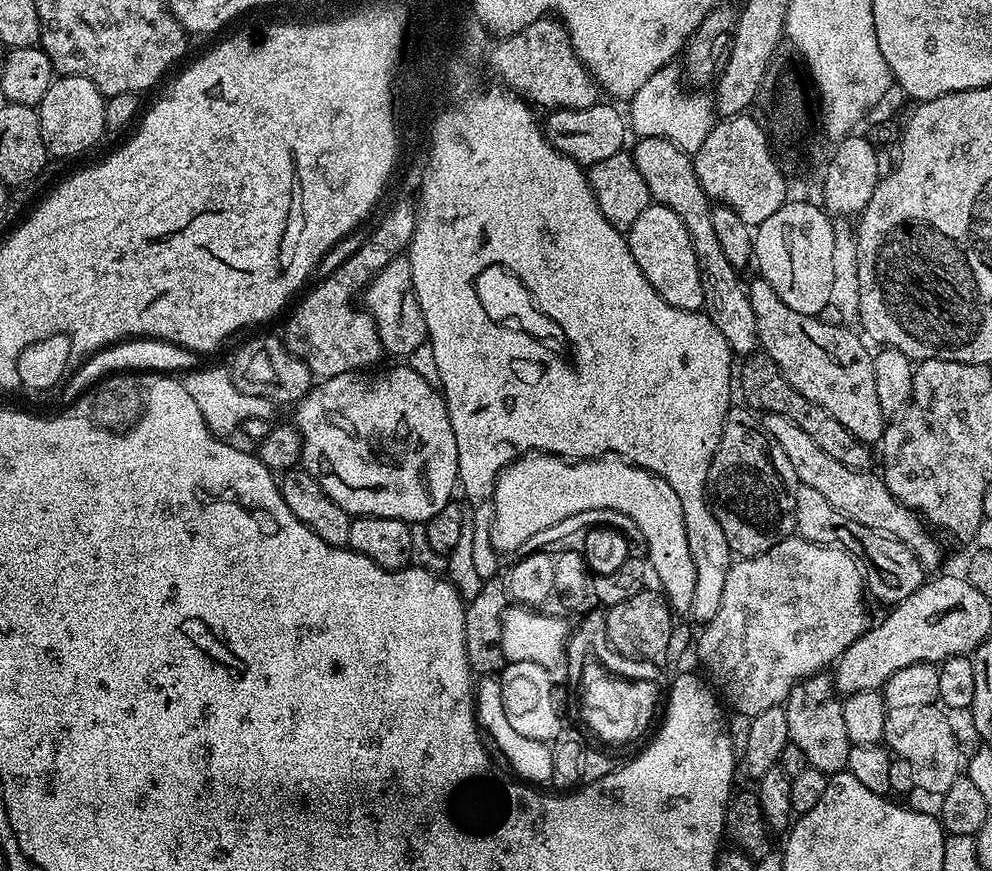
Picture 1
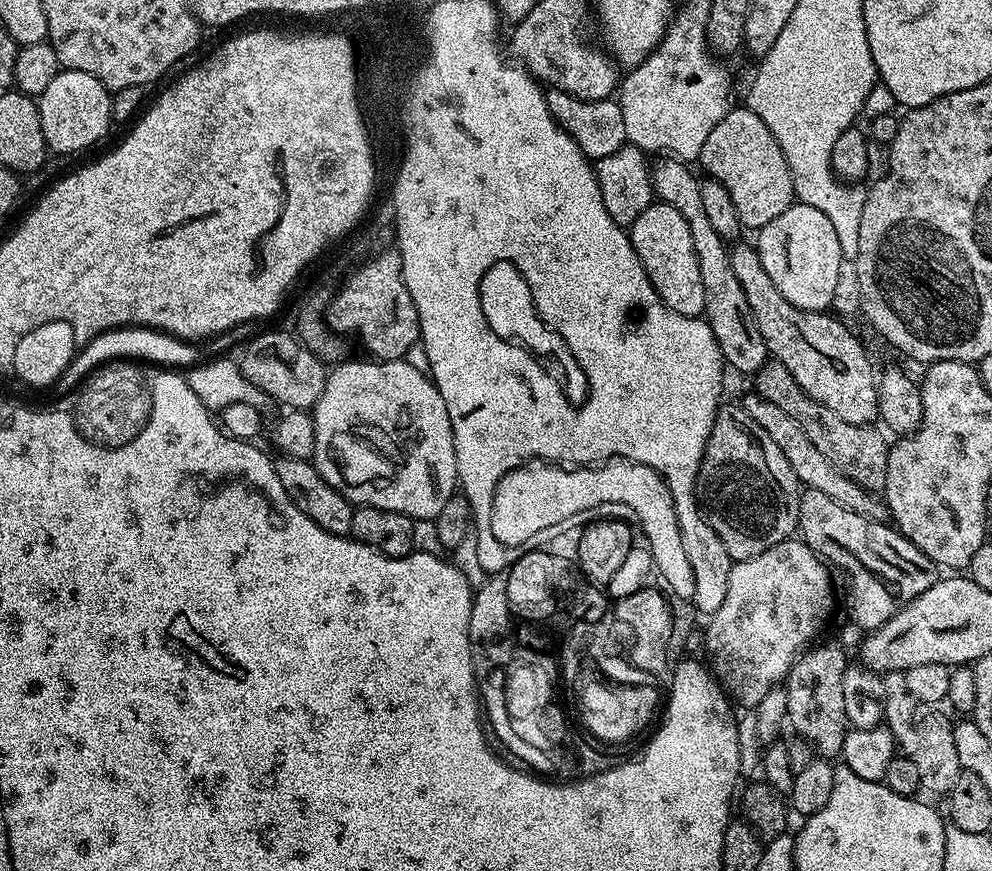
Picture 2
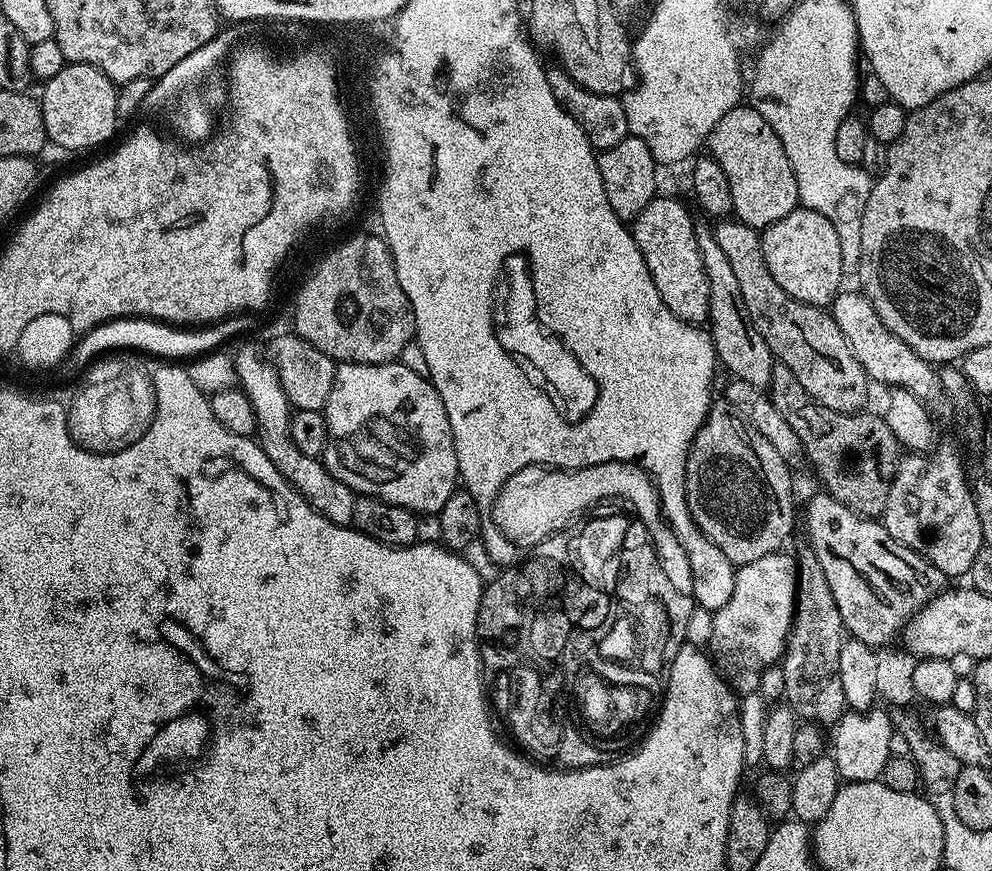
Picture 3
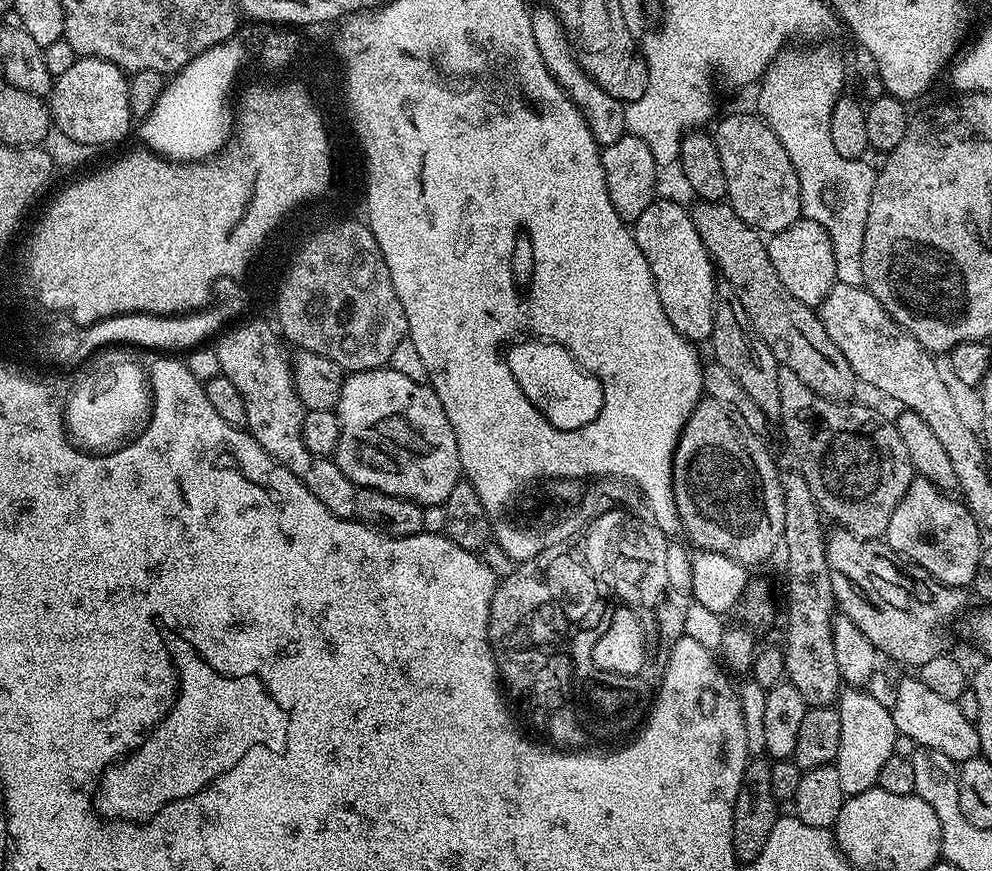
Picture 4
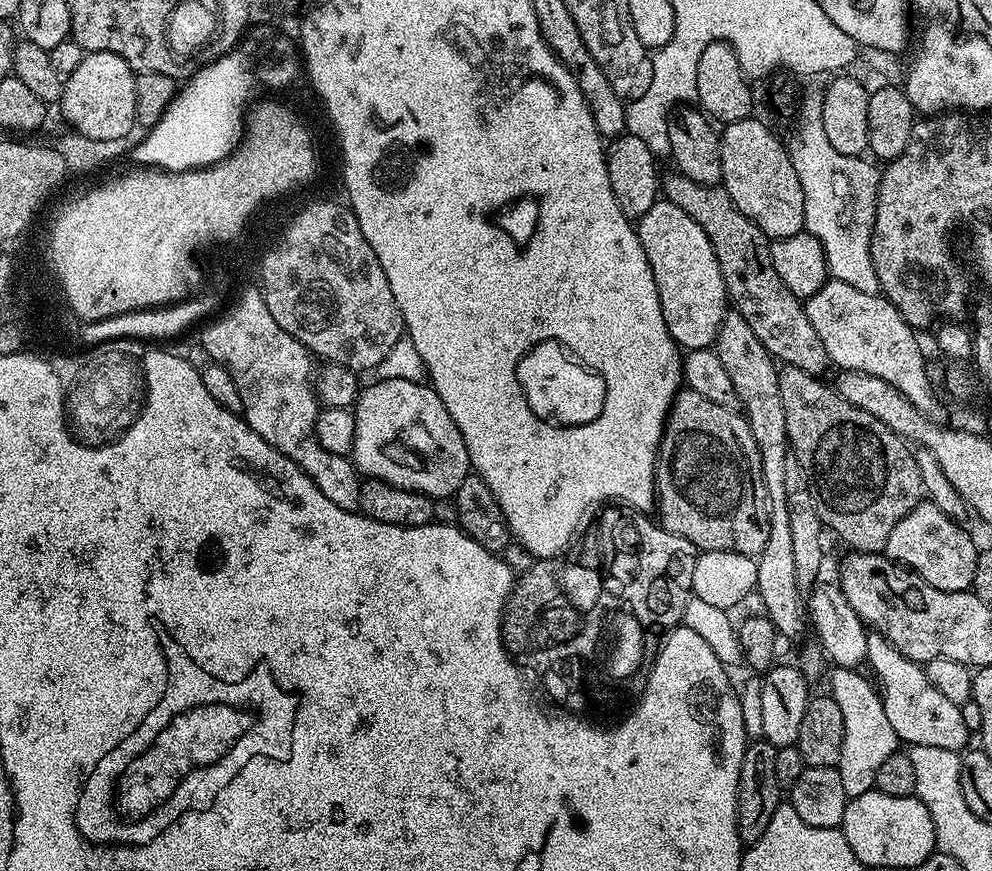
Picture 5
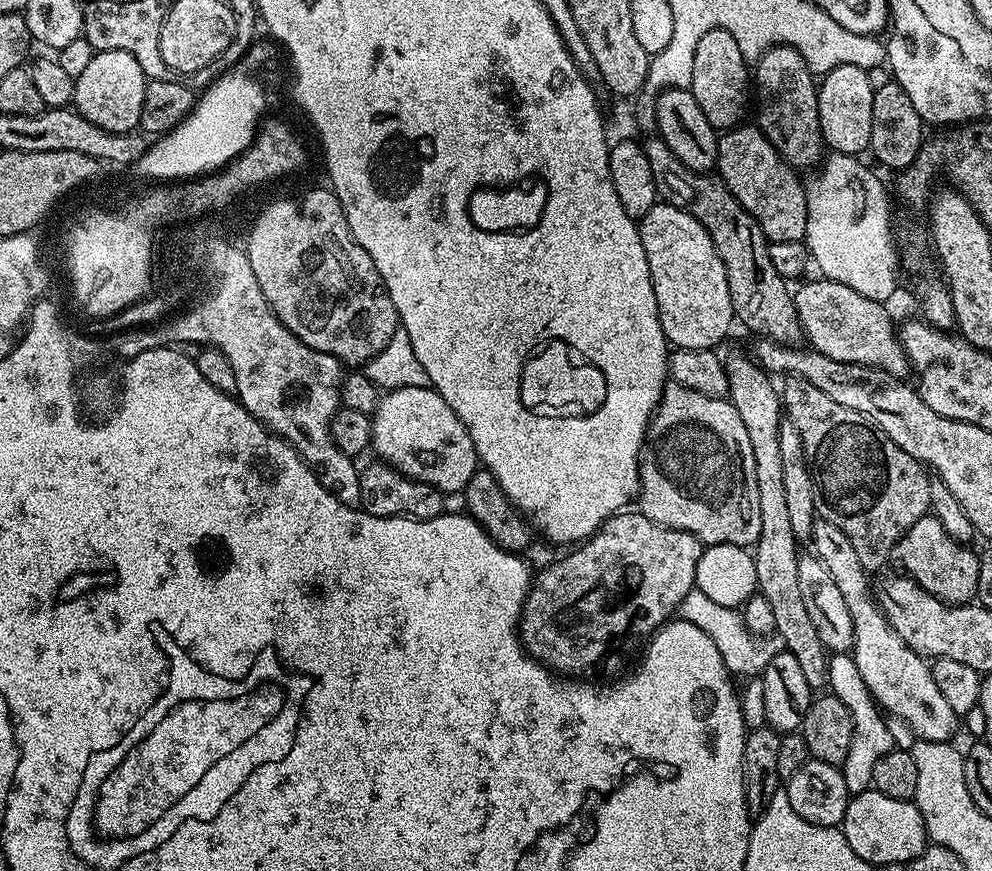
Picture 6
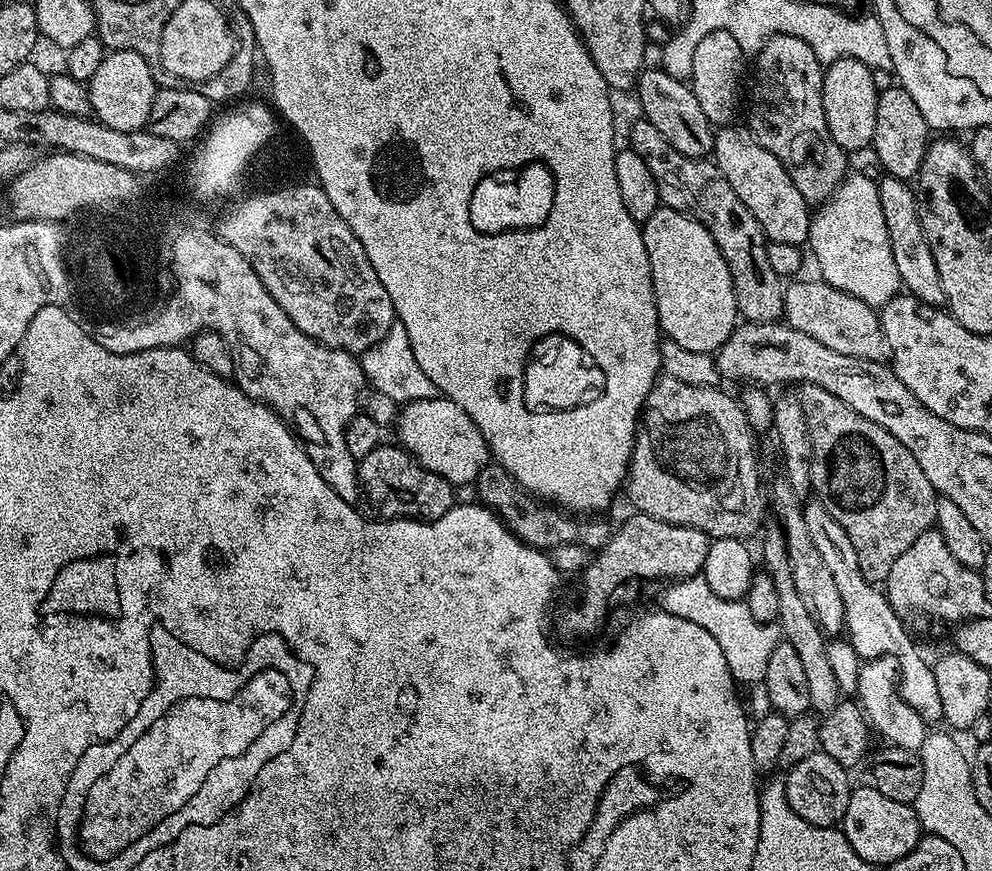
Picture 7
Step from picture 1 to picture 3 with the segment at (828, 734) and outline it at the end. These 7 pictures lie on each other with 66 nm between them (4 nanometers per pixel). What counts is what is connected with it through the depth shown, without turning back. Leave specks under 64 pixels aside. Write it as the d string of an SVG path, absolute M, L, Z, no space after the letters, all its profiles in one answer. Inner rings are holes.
M804 546L800 553L795 553L794 559L796 562L796 612L792 616L792 630L788 634L788 644L784 647L782 657L782 667L786 674L784 700L793 708L801 721L832 726L846 711L842 694L842 674L838 670L838 658L842 654L842 646L846 639L842 614L838 614L834 594L830 594L830 582L826 582L826 574L812 547Z

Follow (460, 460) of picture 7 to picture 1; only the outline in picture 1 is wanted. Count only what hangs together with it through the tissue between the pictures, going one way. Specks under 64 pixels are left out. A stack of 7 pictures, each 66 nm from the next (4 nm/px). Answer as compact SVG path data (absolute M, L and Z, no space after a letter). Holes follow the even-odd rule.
M401 366L401 368L388 368L385 372L375 372L365 374L363 371L357 370L321 379L319 383L309 388L308 393L298 401L294 408L294 411L296 411L294 426L299 430L300 441L302 442L300 464L303 471L309 472L318 482L318 486L322 490L326 490L326 494L330 498L334 498L334 502L338 502L338 506L342 506L342 510L346 510L349 516L353 518L358 516L398 518L404 520L407 524L420 526L430 518L434 518L434 514L438 514L438 510L442 510L442 506L453 503L452 491L457 491L458 488L460 479L458 442L454 442L454 430L450 426L450 414L446 410L446 402L439 387L426 382L426 378L422 378L422 374L414 374L412 368Z

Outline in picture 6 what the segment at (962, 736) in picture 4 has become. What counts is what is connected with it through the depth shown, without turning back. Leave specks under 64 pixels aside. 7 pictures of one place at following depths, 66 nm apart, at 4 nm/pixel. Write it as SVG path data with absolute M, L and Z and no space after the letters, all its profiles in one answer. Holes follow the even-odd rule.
M817 519L816 525L812 527L810 543L816 547L813 548L815 555L819 556L820 559L824 561L824 565L828 567L830 574L834 574L834 583L838 585L838 590L842 590L842 598L846 598L846 606L850 609L850 618L854 622L854 642L850 649L850 655L852 655L854 662L858 666L858 674L862 674L862 682L866 682L866 686L872 692L872 696L875 697L877 703L883 708L883 711L891 714L893 717L901 719L913 732L916 740L929 740L930 742L942 742L943 740L951 741L953 739L952 735L956 732L956 728L958 732L957 714L954 710L950 710L950 705L947 704L945 696L938 690L938 682L934 682L934 674L932 673L929 661L914 650L910 650L910 646L906 646L906 642L902 642L902 638L898 638L898 634L895 630L888 625L888 619L884 617L884 611L881 610L875 595L870 591L870 584L868 588L869 573L862 566L862 562L858 562L858 553L854 550L854 545L850 543L850 538L846 538L846 534L842 534L842 530L838 530L838 526L834 526L825 520Z

